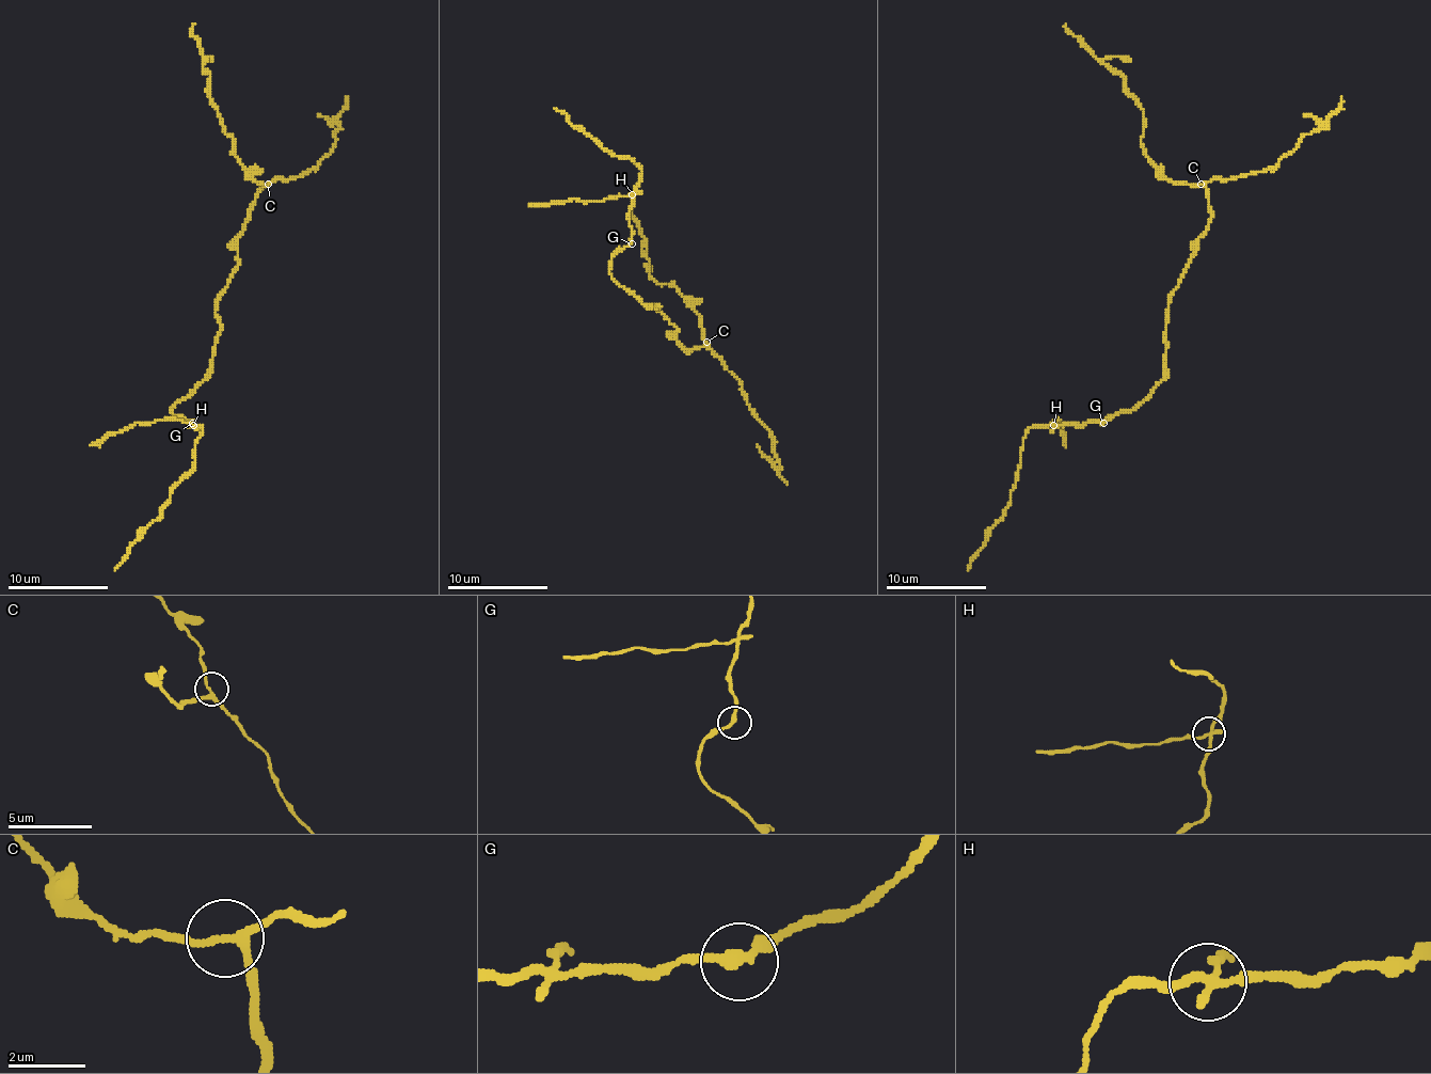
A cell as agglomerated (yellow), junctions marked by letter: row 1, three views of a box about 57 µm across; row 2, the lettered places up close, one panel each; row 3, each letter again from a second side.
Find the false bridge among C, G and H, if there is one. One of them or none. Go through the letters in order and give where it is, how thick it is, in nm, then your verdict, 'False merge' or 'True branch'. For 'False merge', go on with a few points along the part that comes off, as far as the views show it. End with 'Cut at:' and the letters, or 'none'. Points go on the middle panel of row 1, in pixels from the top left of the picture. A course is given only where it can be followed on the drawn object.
C: Place: (706, 342). Thickness 200 nm. True branch
G: Place: (632, 243). Thickness 240 nm. True branch
H: Place: (632, 194). Thickness 200 nm. False merge. Course of the part to remove: (632, 193), (602, 201), (528, 206)
Cut at: H

